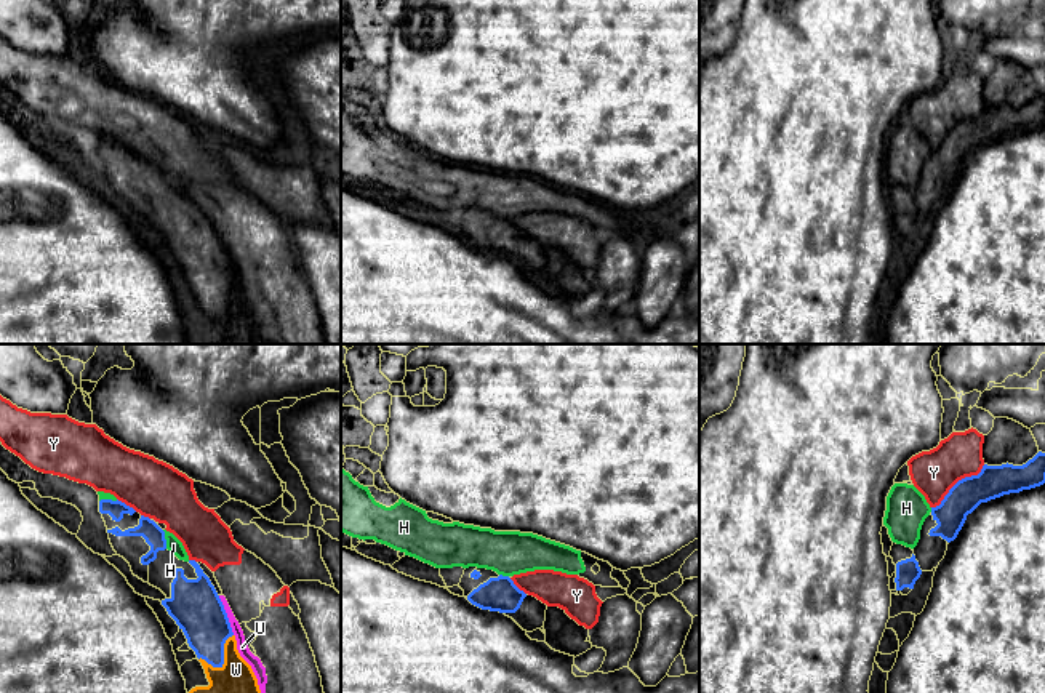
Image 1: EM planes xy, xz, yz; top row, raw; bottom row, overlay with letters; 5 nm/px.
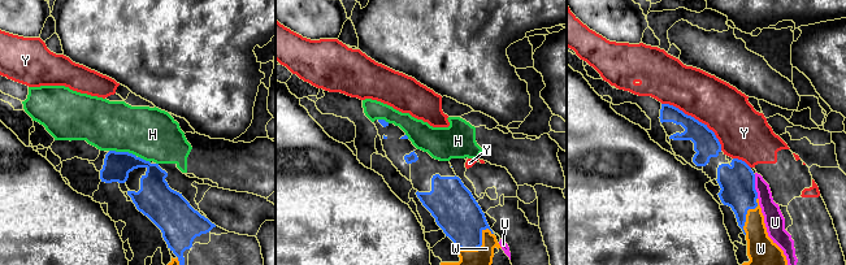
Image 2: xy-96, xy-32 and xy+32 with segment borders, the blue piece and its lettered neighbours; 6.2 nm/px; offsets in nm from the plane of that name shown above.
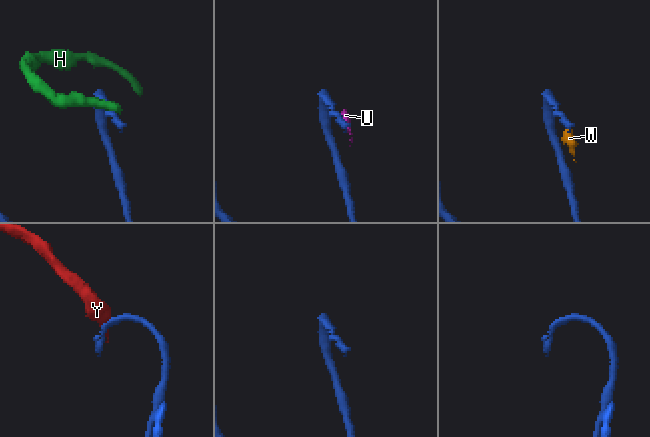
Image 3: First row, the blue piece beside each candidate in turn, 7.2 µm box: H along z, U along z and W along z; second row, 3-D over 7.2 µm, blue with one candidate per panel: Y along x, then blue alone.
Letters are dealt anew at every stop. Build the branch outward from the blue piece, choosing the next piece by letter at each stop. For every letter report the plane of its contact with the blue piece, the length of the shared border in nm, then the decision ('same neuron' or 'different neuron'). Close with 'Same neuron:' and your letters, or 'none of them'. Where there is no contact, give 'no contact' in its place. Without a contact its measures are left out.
H: meets blue in xy; contact 100 nm long; different neuron
U: meets blue in xy; contact 220 nm long; different neuron
W: meets blue in xy; contact 220 nm long; different neuron
Y: meets blue in yz; contact 340 nm long; different neuron
Same neuron: none of them

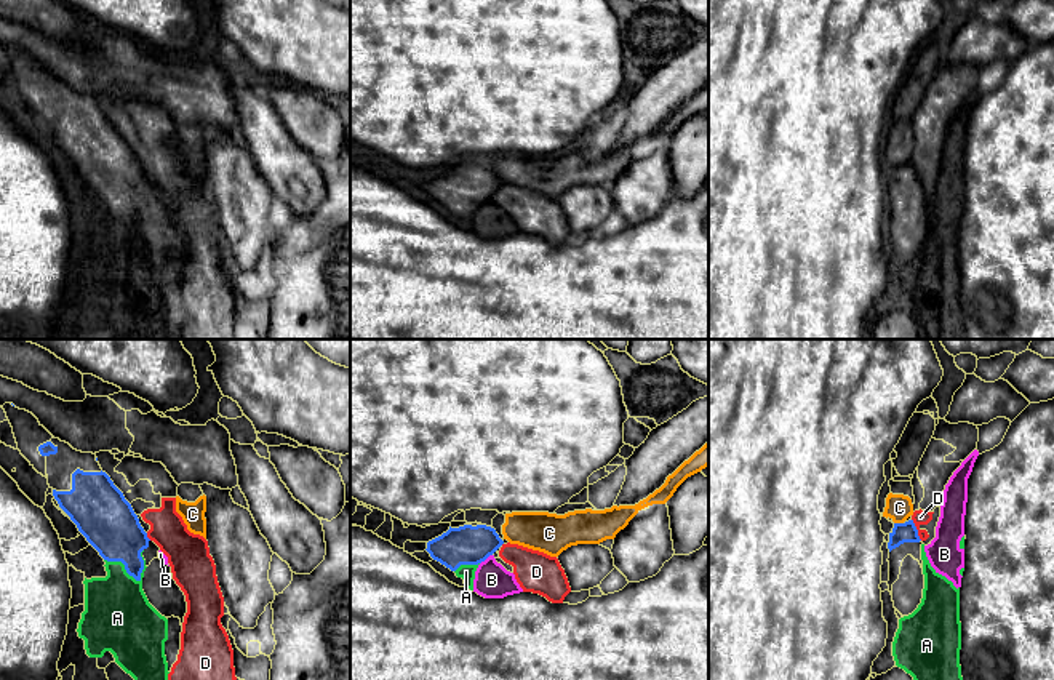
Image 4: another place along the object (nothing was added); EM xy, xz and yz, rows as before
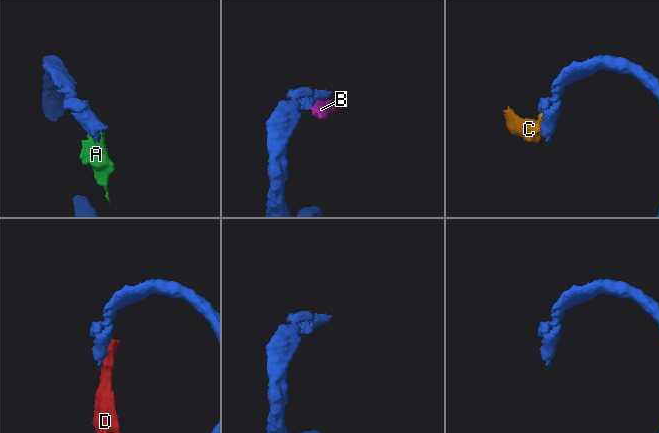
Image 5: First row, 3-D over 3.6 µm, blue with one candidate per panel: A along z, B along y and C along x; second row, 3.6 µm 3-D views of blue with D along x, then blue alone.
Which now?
A: meets blue in xy; contact 220 nm long; different neuron
B: meets blue in xz; contact 80 nm long; different neuron
C: meets blue in yz; contact 50 nm long; different neuron
D: meets blue in yz; contact 120 nm long; different neuron
Same neuron: none of them

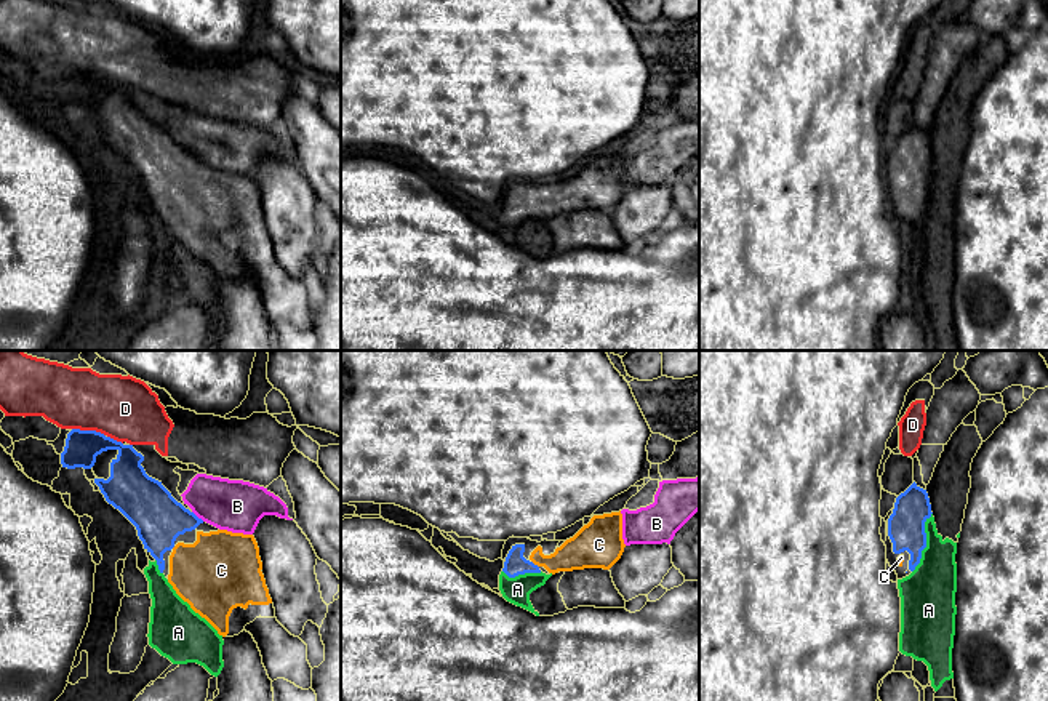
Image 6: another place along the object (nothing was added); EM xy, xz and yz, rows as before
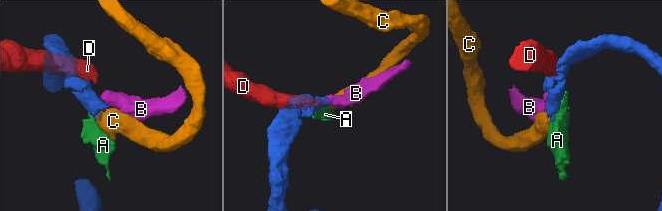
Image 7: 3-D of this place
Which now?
A: meets blue in yz; contact 320 nm long; different neuron
B: meets blue in xy; contact 80 nm long; different neuron
C: meets blue in xz; contact 50 nm long; same neuron
D: meets blue in xy; contact 170 nm long; different neuron
Same neuron: C

